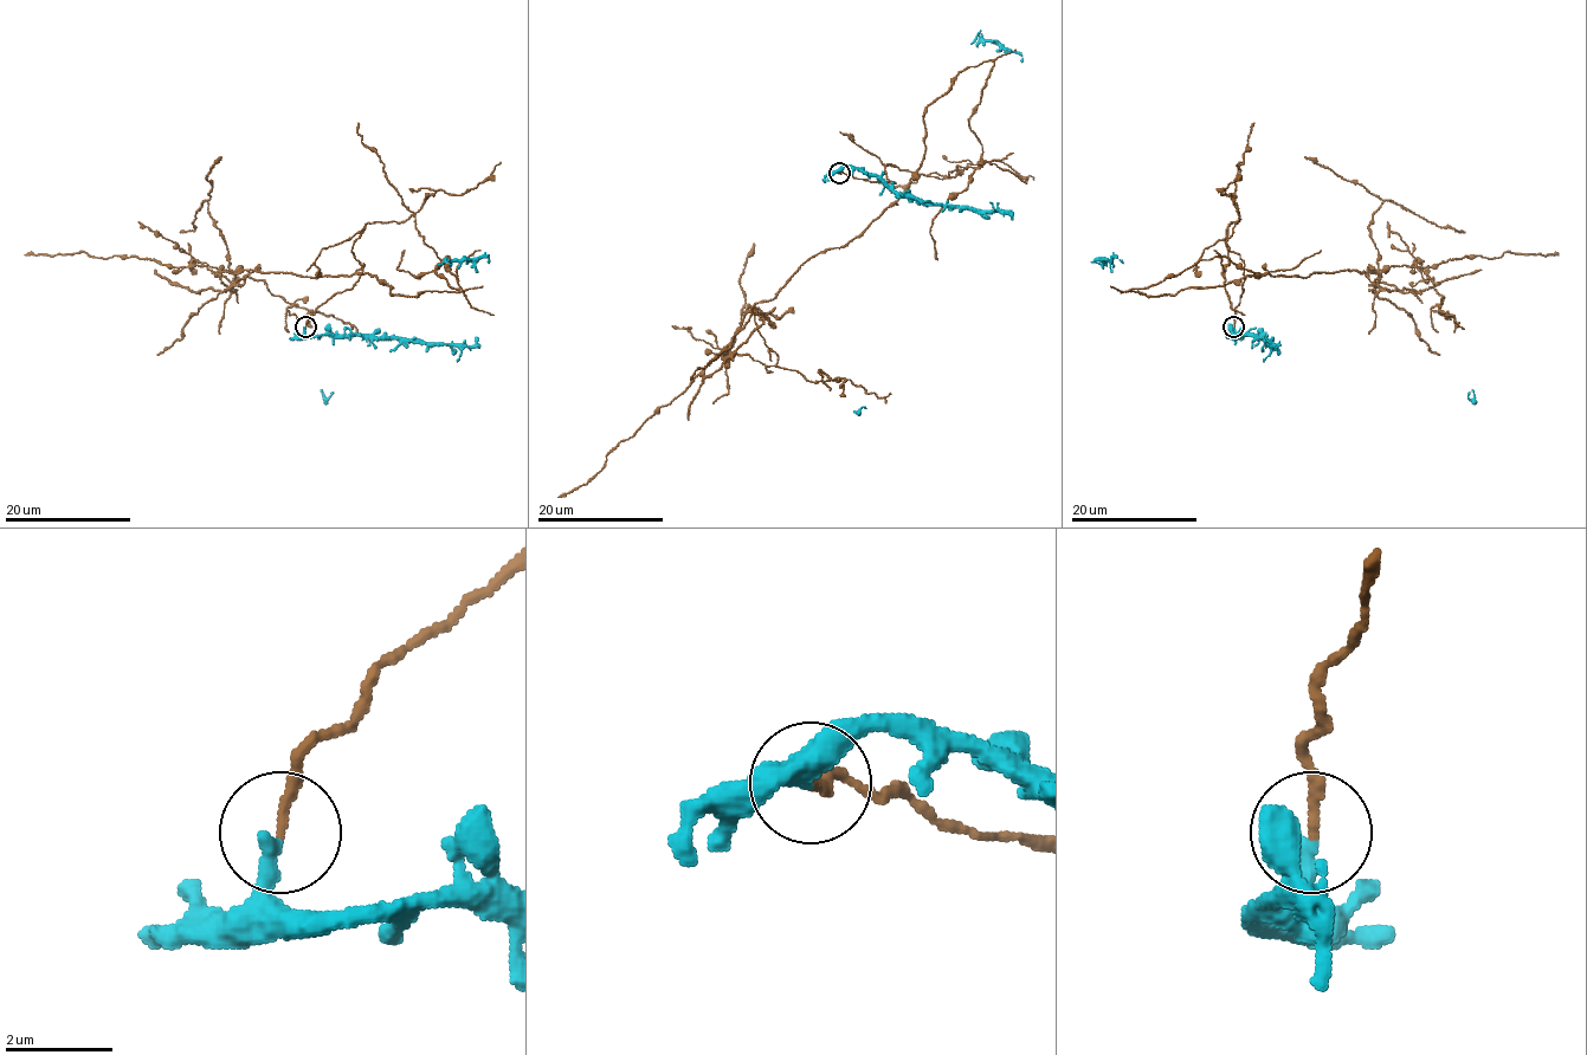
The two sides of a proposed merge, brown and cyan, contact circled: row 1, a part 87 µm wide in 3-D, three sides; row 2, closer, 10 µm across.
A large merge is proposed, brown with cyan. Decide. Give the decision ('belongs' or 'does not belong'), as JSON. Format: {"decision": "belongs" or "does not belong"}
{"decision": "does not belong"}

